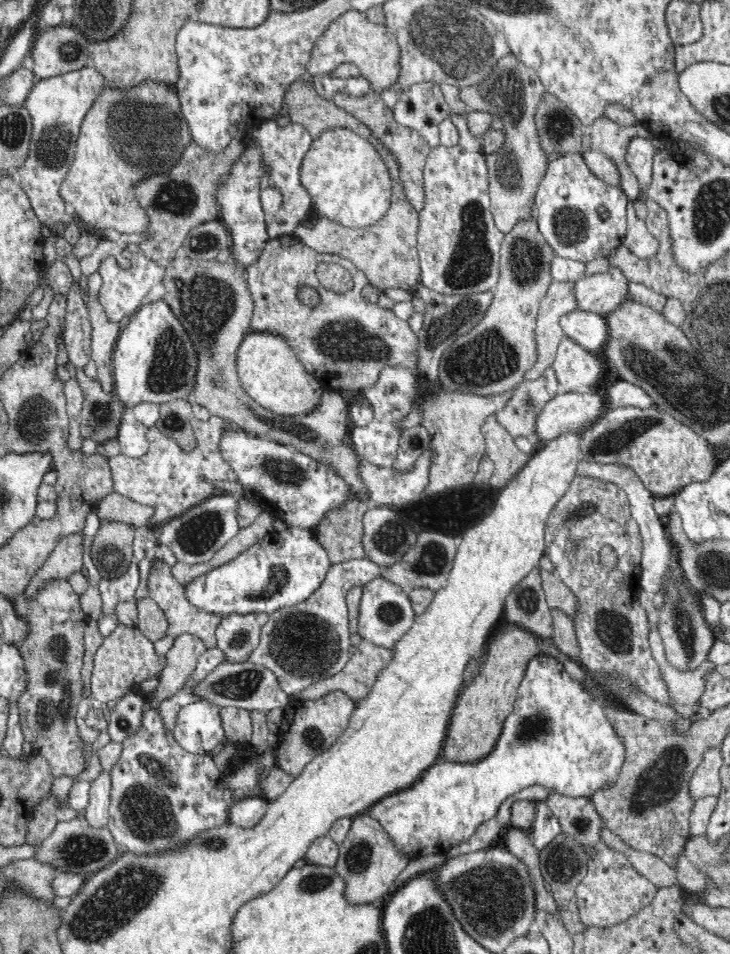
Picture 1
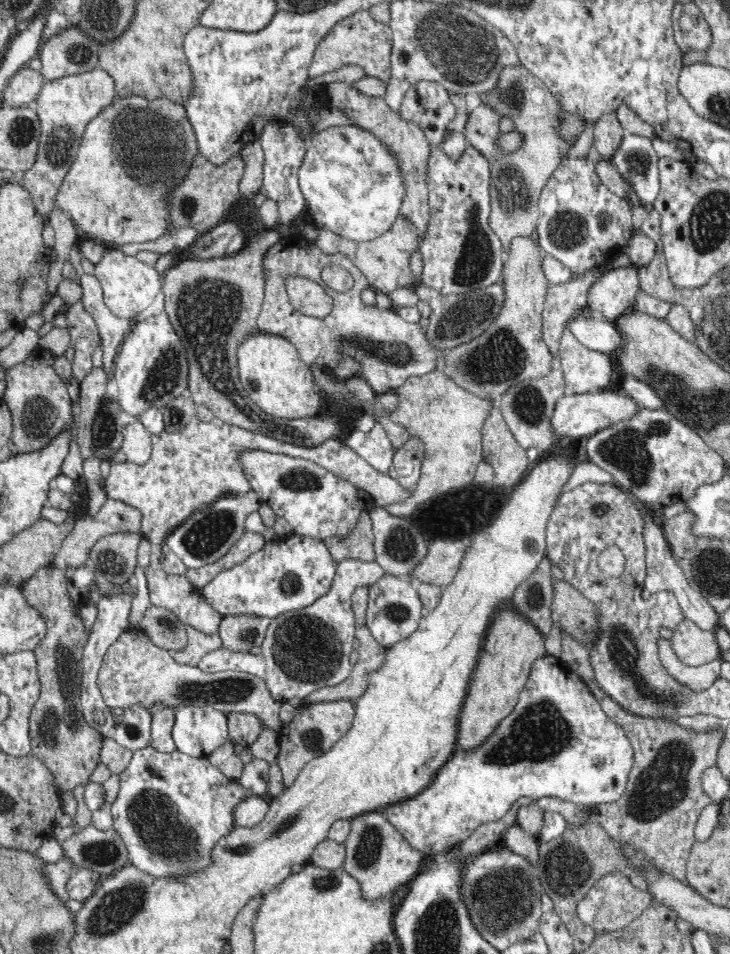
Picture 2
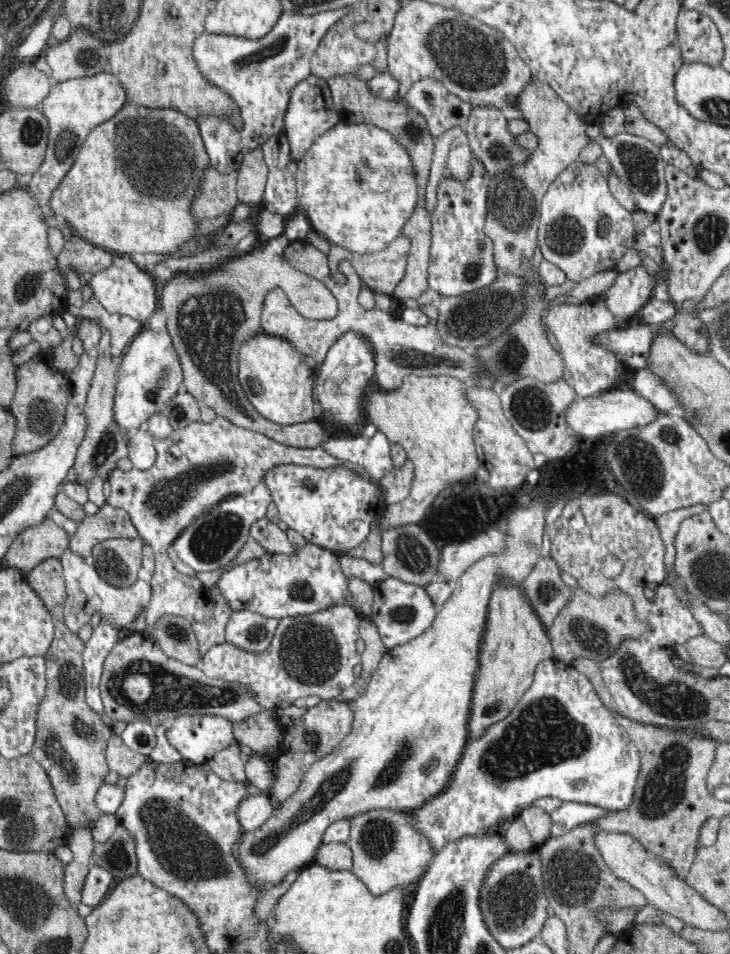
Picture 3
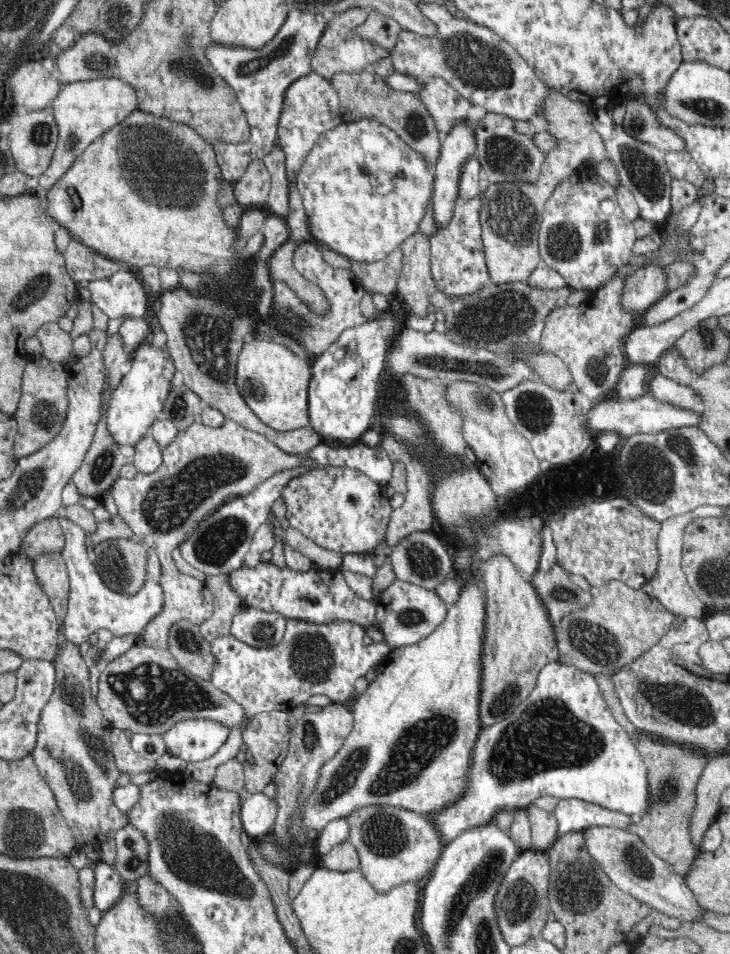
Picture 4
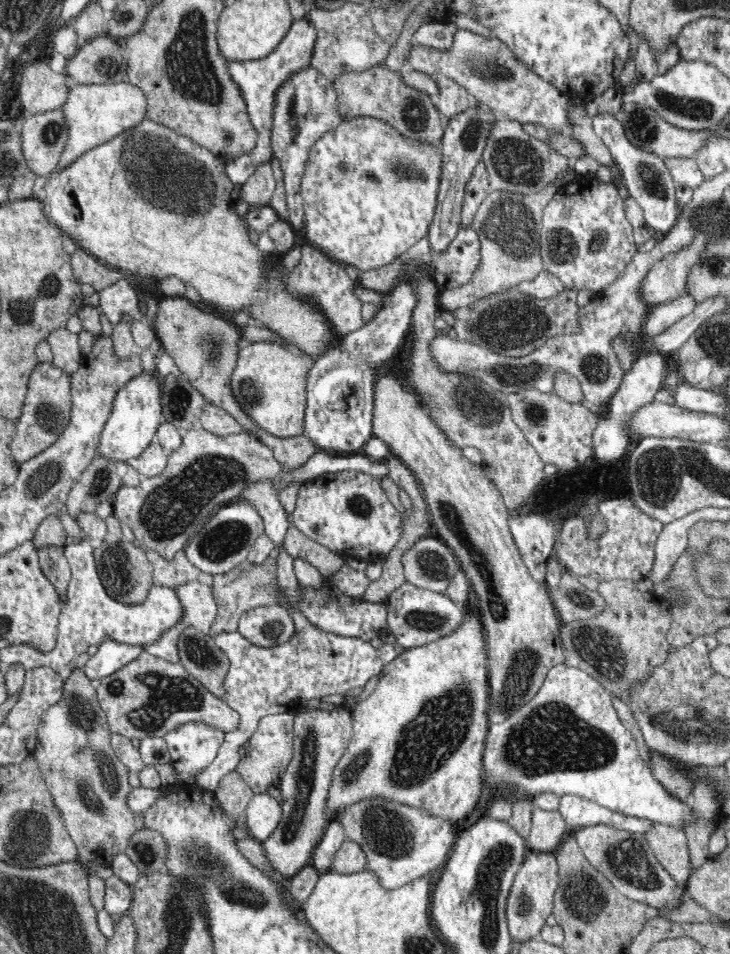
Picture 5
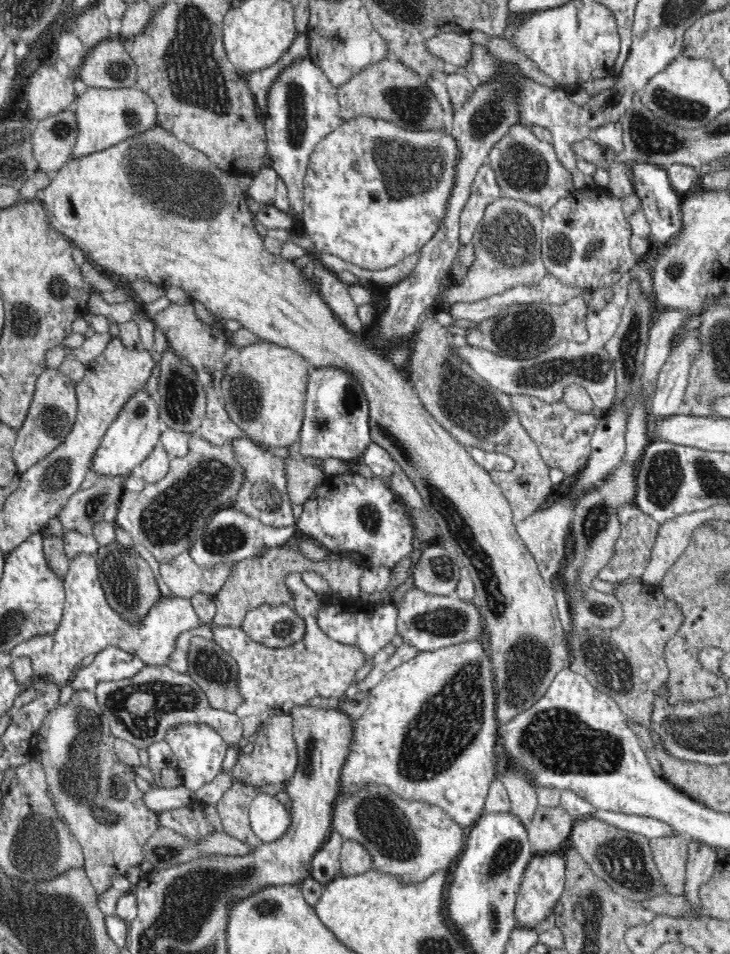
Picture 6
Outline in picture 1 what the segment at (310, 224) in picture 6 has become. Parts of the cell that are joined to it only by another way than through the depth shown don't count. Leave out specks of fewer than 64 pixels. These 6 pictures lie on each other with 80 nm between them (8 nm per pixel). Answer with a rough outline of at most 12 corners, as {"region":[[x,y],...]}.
{"region":[[326,129],[300,170],[316,214],[384,218],[392,177],[376,147]]}

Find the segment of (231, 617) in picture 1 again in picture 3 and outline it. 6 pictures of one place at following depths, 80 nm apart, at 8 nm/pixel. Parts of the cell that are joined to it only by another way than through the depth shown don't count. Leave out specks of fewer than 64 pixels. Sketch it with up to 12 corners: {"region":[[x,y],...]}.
{"region":[[234,611],[226,641],[247,652],[269,648],[279,619]]}

